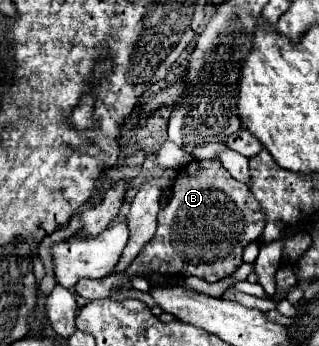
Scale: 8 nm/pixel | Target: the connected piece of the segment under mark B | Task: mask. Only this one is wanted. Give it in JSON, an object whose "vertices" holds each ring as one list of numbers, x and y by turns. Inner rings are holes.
{"vertices":[[193,160,177,170,171,200,161,208,157,218,157,232,125,274,105,276,101,280,79,280,75,292,87,300,107,298,111,290,119,286,131,288,131,276,145,276,145,272,197,276,205,282,223,280,241,266,245,246,261,238,265,224,267,220,263,220,263,210,251,196,247,184,237,182,219,160]]}

